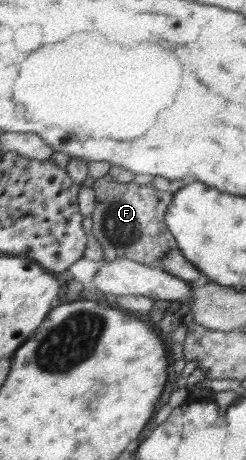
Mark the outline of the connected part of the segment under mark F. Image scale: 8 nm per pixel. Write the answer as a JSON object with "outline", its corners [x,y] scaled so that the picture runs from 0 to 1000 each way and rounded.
{"outline":[[[435,376],[427,383],[390,391],[370,404],[386,426],[386,452],[366,465],[378,489],[374,500],[386,520],[411,533],[423,552],[423,565],[476,565],[480,561],[508,561],[545,565],[545,570],[634,578],[646,565],[675,554],[699,539],[720,541],[715,522],[687,504],[667,480],[667,461],[703,435],[703,422],[638,413],[618,398],[598,402],[565,402],[541,393],[520,398],[484,396]]]}

